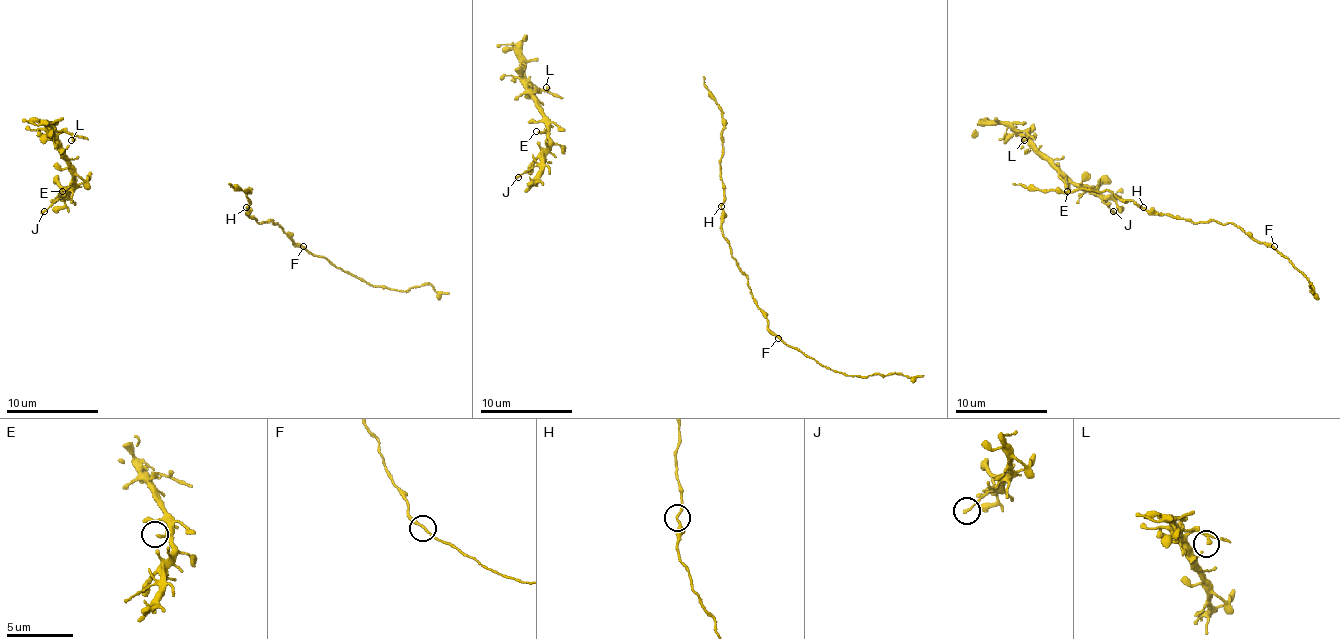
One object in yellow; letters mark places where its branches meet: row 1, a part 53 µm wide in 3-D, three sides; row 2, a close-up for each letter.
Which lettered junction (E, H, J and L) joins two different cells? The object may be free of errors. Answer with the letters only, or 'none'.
none

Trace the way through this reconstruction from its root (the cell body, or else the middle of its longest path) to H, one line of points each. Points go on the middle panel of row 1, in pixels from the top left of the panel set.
H: (720, 175), (720, 207)

